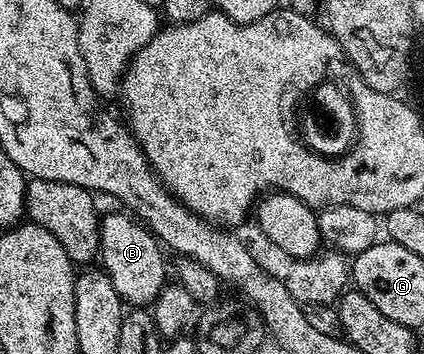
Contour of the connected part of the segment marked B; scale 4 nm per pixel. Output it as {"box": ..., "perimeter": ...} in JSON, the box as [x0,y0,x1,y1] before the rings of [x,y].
{"box":[99,213,169,308],"perimeter":[[[122,213],[102,215],[99,227],[99,258],[102,269],[106,270],[113,288],[117,288],[124,303],[143,308],[154,303],[155,297],[162,292],[168,281],[169,266],[163,263],[165,250],[159,239],[130,213]]]}

